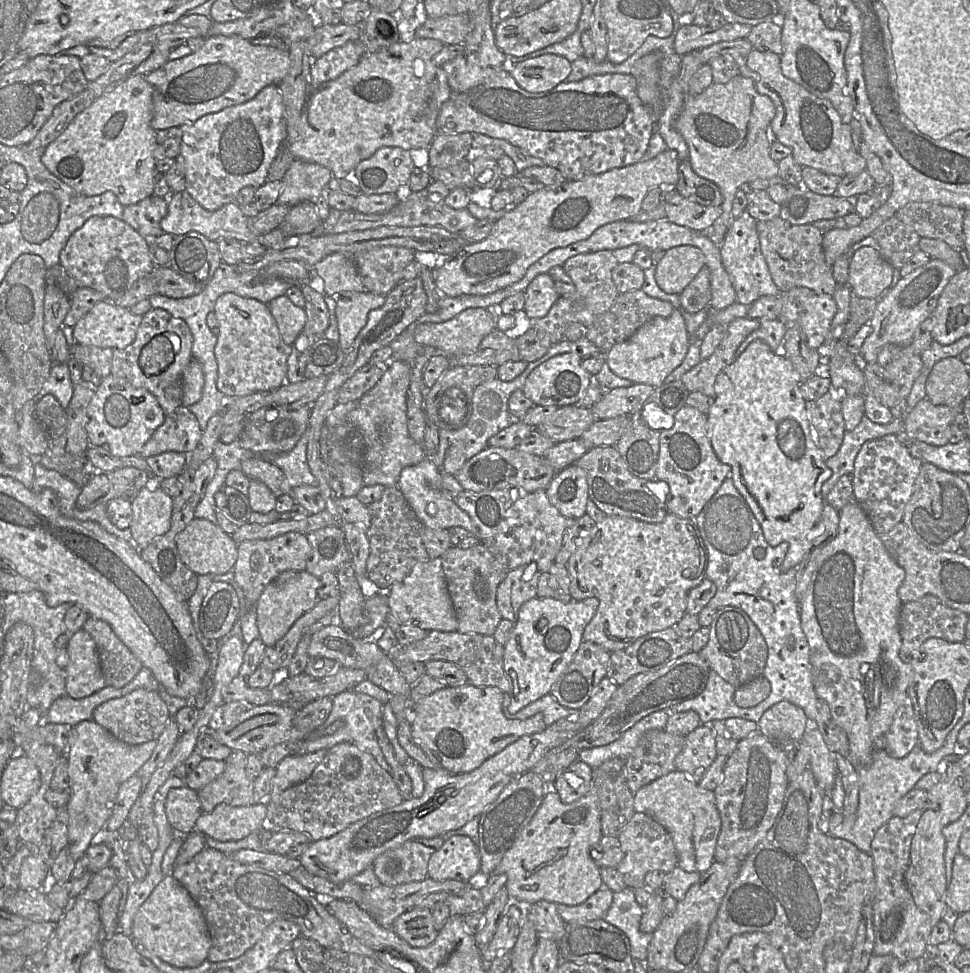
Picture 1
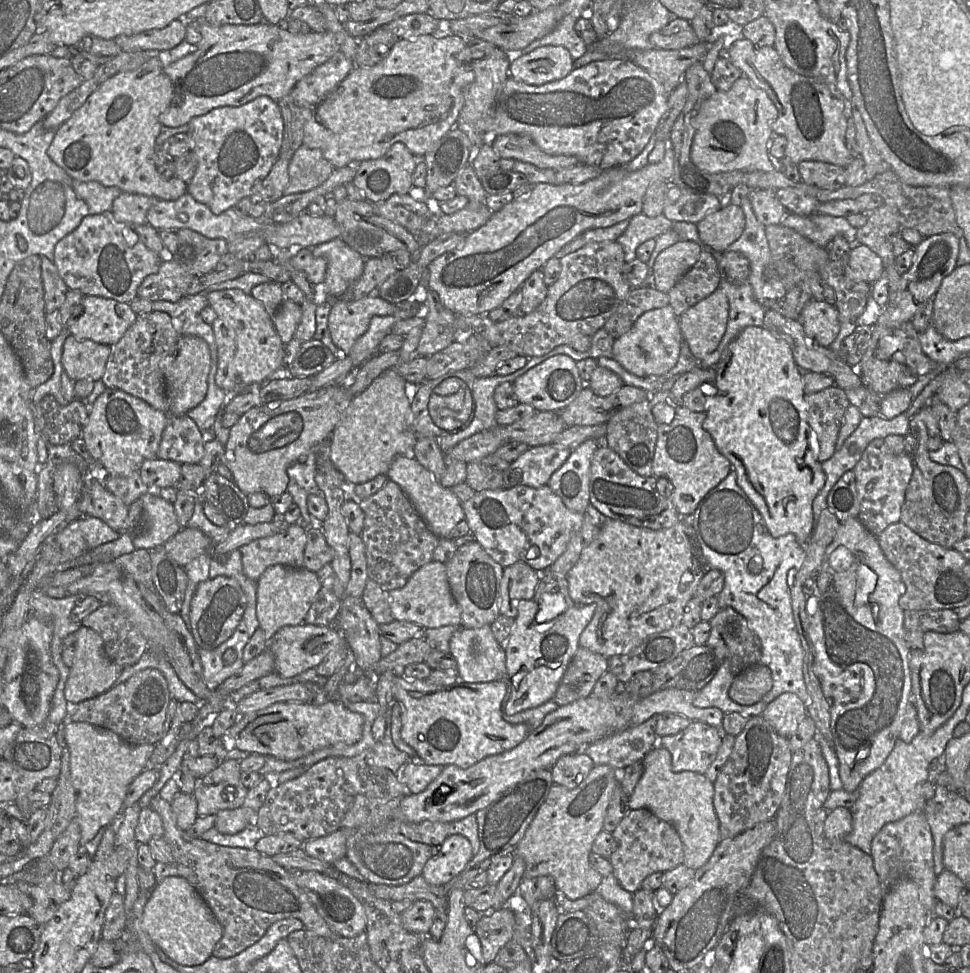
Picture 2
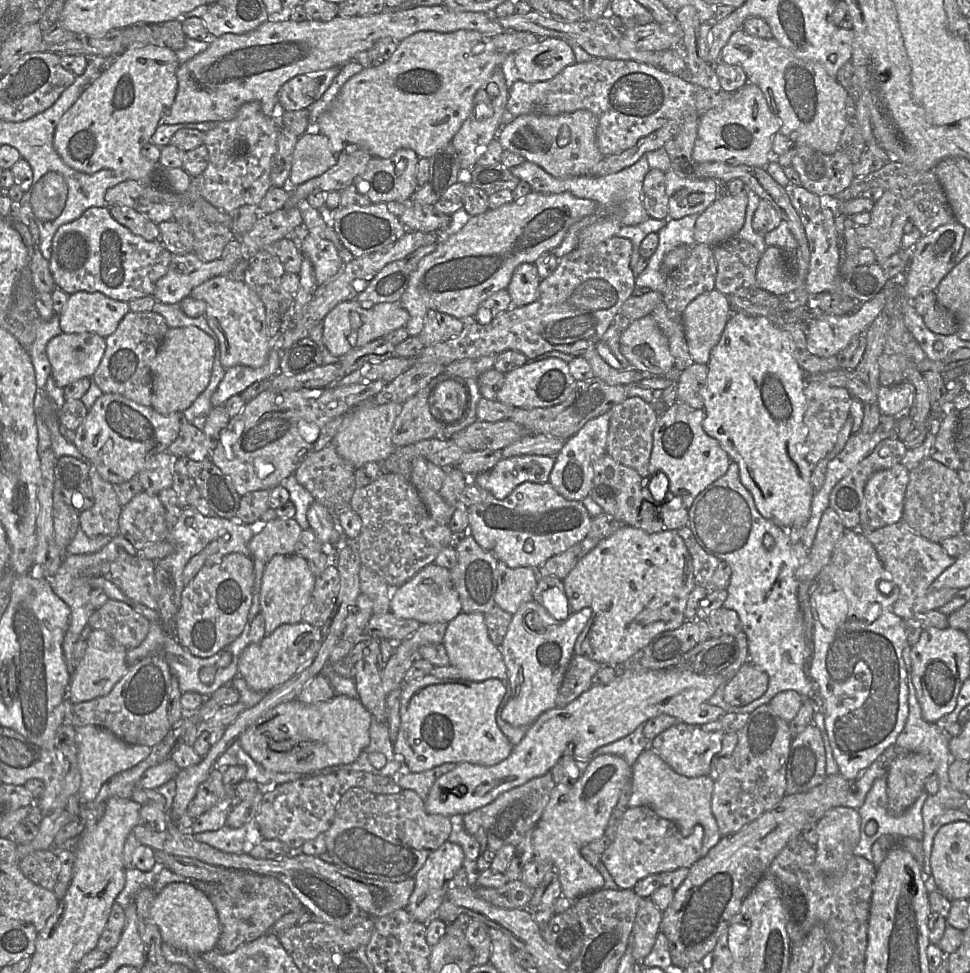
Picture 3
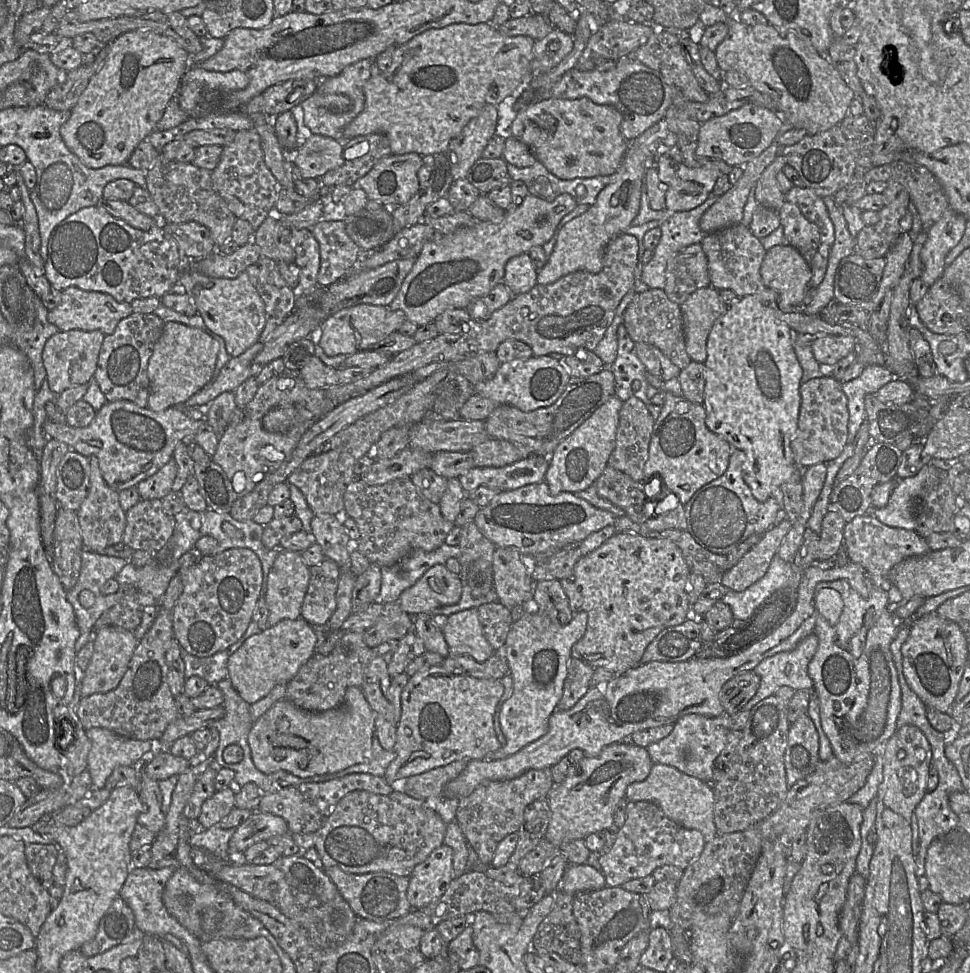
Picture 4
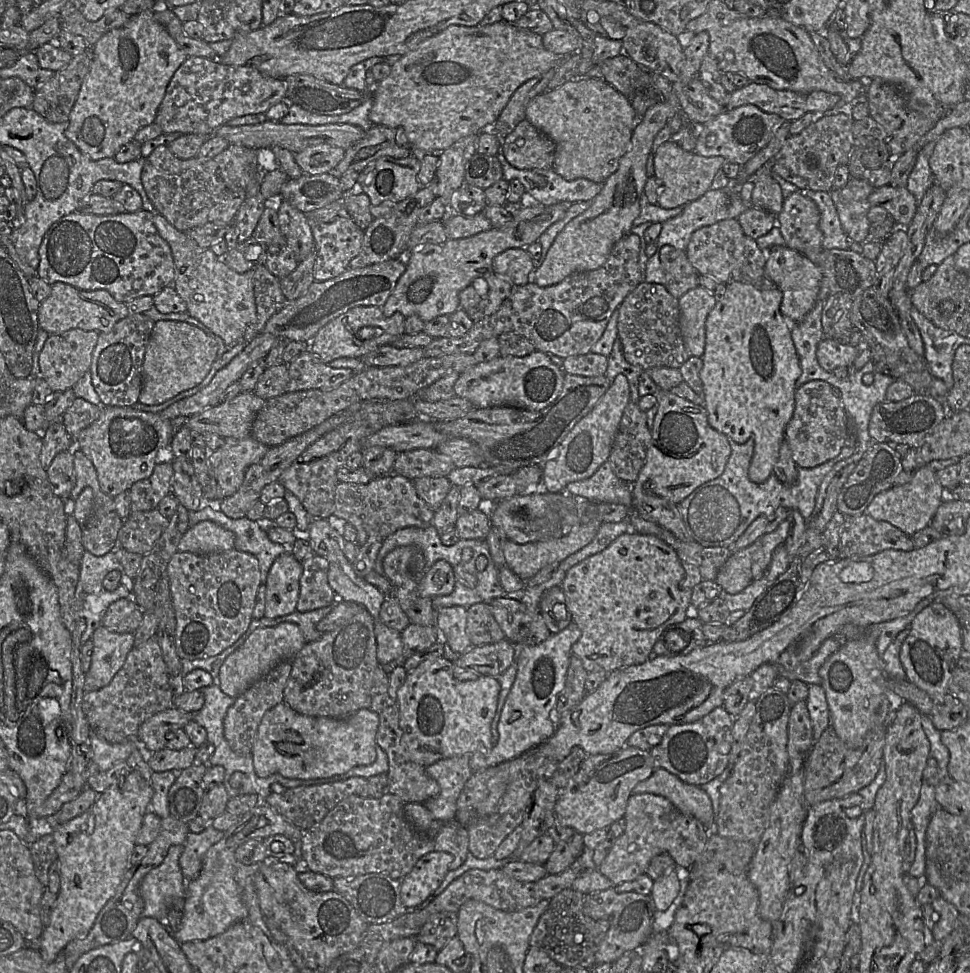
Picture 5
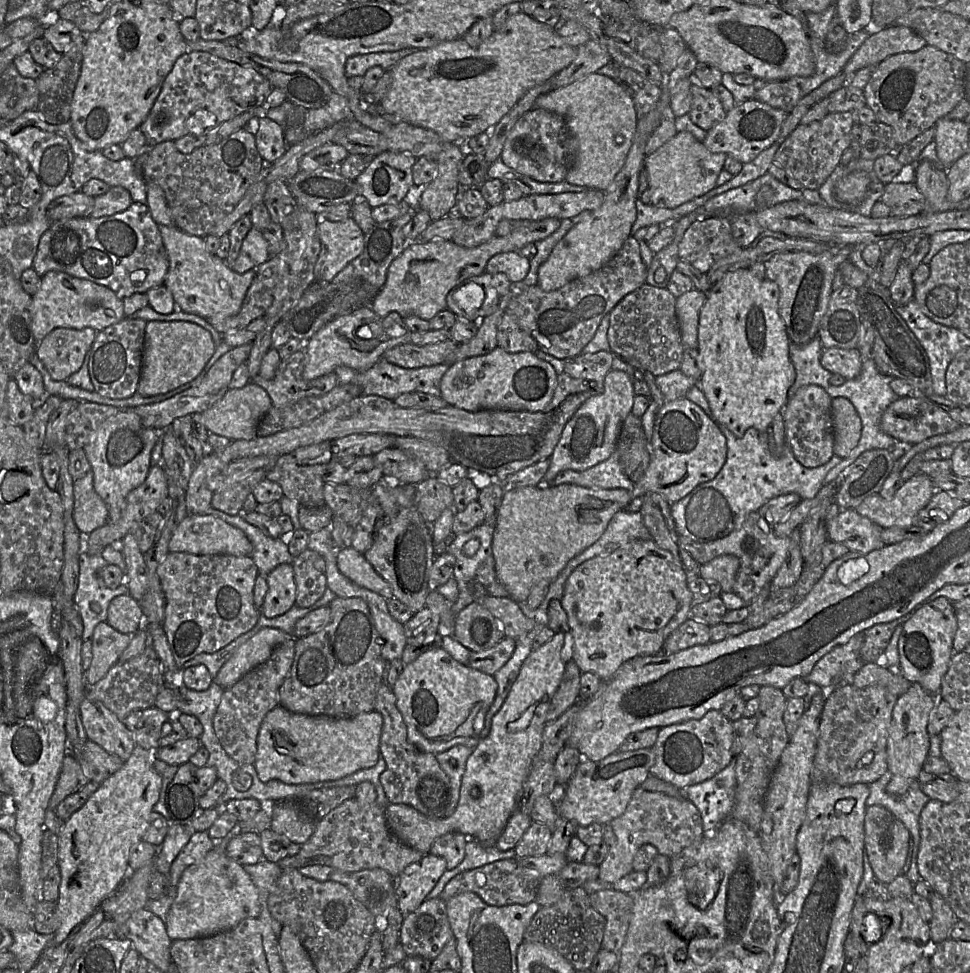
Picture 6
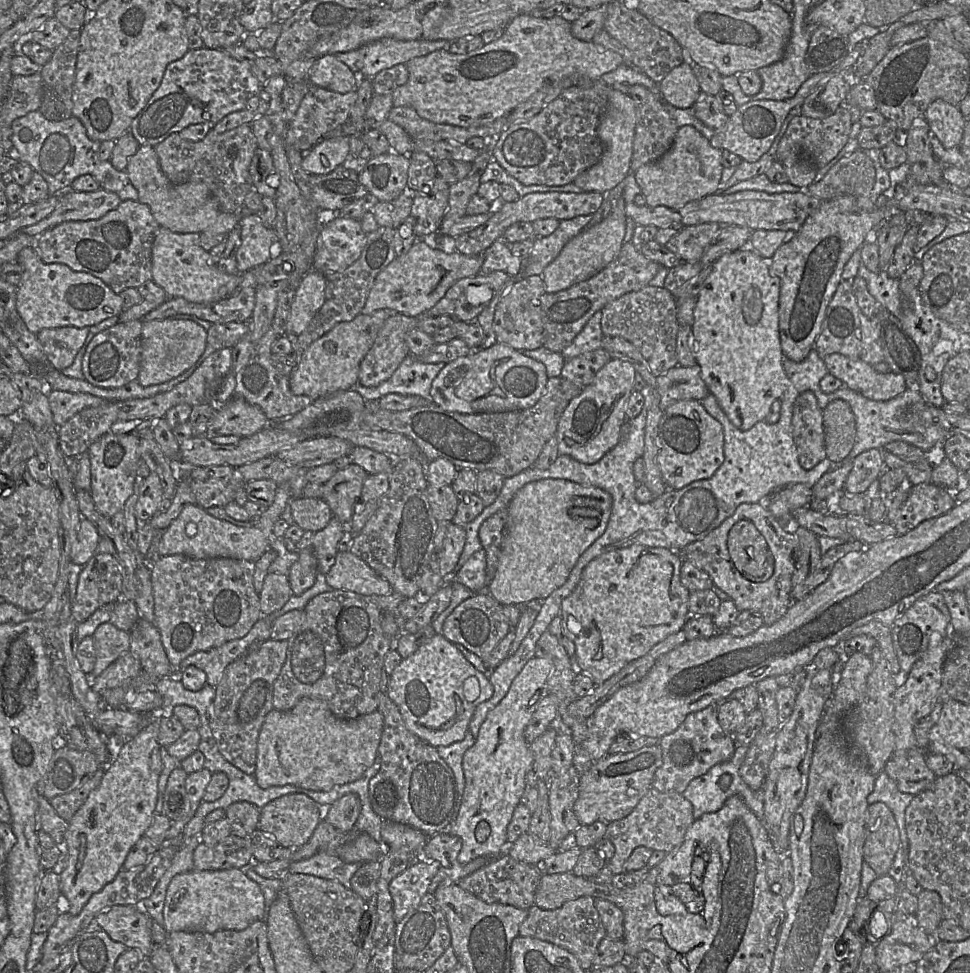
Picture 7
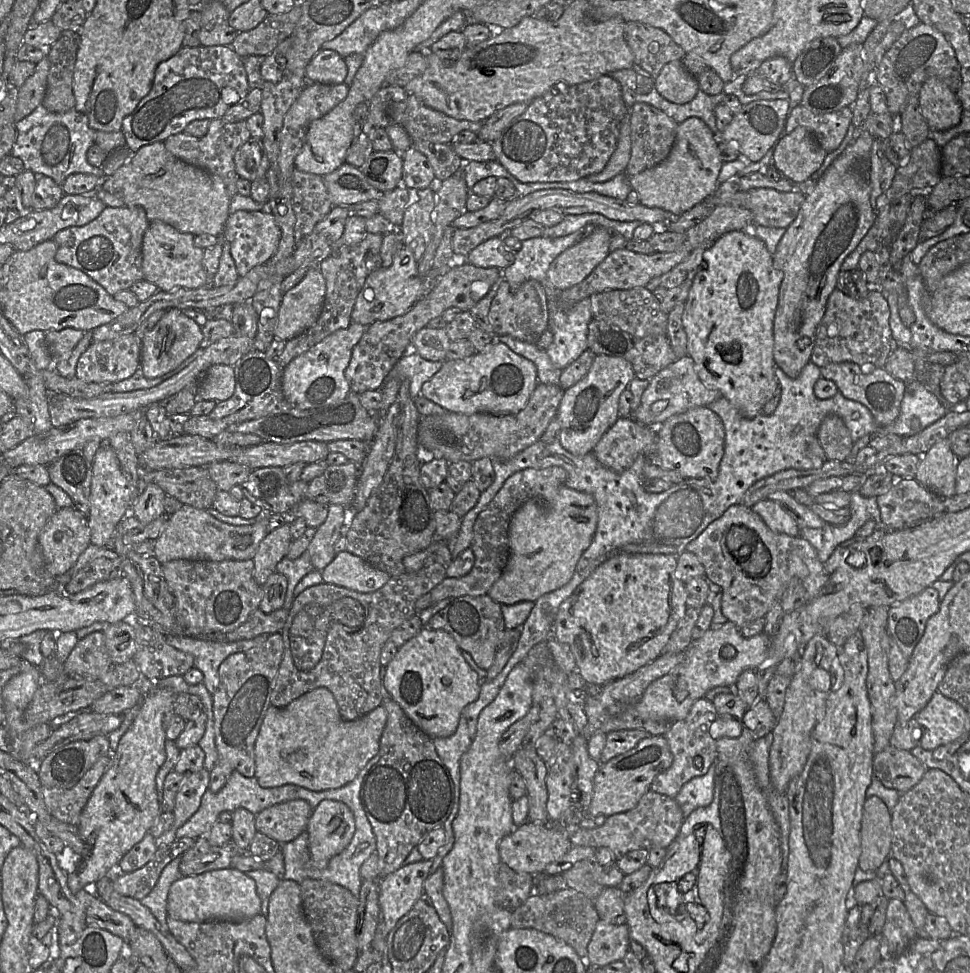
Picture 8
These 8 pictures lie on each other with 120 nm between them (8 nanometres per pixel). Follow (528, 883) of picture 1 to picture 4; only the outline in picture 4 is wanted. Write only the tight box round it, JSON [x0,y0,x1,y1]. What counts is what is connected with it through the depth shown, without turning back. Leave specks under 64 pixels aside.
[544,742,653,895]

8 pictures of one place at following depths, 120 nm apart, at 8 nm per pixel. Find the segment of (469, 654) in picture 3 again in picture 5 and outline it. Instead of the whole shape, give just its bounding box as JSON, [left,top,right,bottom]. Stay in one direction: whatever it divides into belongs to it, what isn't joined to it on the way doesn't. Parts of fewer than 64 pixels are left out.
[436,606,473,654]

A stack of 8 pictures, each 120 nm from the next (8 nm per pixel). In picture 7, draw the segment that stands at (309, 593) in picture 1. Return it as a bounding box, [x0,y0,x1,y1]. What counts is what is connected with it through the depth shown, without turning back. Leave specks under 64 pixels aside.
[259,573,293,616]

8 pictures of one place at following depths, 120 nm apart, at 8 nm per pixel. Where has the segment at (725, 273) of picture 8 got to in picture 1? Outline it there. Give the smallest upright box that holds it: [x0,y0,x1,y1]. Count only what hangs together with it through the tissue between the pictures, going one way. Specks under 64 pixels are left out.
[706,340,832,573]

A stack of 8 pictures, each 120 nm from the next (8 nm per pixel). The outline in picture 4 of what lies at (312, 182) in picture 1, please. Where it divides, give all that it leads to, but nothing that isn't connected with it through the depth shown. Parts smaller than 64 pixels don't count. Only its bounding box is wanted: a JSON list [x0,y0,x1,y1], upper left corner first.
[291,134,344,179]

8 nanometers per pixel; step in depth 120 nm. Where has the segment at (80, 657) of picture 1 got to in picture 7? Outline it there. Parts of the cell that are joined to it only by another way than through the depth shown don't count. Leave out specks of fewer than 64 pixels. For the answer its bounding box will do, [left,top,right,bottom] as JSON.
[89,622,130,678]

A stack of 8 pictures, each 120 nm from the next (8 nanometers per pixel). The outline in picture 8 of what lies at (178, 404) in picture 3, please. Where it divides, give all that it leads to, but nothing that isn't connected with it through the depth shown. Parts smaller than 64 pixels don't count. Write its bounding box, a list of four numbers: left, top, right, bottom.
[140,308,203,379]

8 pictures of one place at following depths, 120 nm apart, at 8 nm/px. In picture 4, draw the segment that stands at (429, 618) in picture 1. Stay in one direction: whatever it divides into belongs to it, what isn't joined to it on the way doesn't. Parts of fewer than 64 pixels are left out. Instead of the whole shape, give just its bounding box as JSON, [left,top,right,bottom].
[398,564,462,616]

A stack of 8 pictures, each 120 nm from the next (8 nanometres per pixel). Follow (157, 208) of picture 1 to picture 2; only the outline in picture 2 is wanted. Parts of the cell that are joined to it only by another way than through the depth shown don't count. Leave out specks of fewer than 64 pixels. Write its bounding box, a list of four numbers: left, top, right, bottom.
[112,192,158,225]

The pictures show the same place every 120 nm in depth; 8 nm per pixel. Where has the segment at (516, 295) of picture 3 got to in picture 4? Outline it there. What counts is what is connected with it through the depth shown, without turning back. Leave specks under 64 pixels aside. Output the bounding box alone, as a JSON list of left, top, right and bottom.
[503,253,537,296]

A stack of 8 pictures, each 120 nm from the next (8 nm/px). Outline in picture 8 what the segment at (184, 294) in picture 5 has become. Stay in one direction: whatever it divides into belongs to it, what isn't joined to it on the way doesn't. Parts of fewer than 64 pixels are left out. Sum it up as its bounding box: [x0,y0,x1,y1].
[142,220,210,291]

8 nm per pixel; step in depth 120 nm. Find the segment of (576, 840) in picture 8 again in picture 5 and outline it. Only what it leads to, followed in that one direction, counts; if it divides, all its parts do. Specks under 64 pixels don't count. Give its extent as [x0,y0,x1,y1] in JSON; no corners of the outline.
[597,793,710,886]

